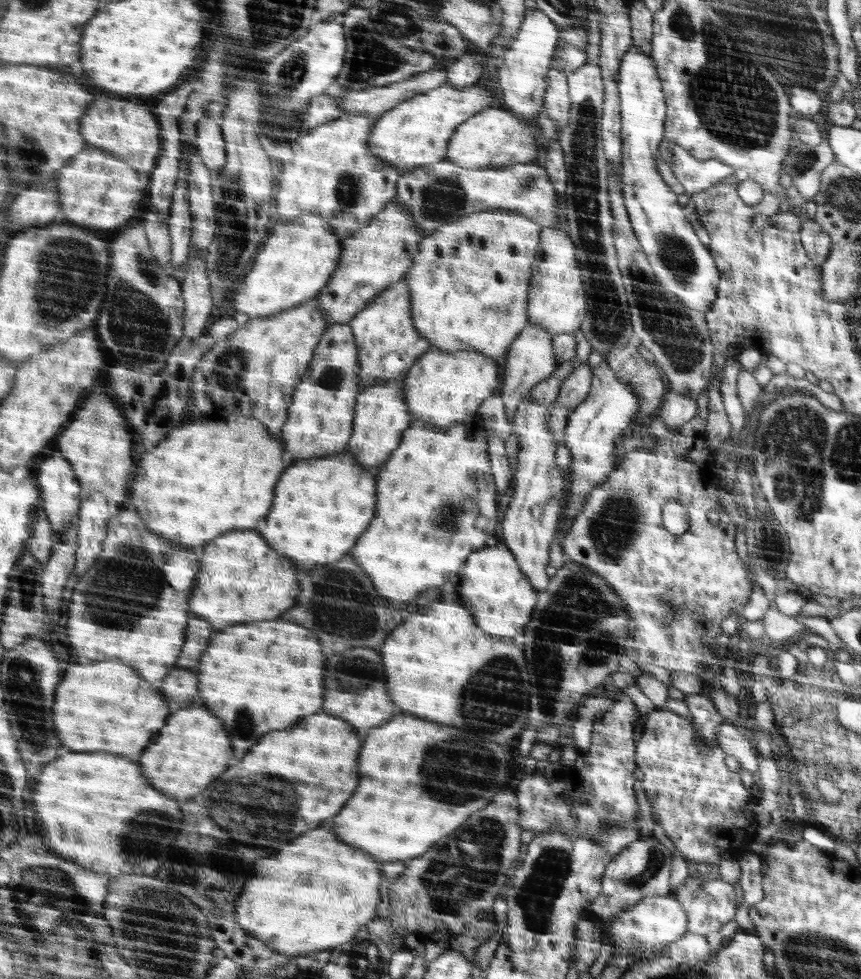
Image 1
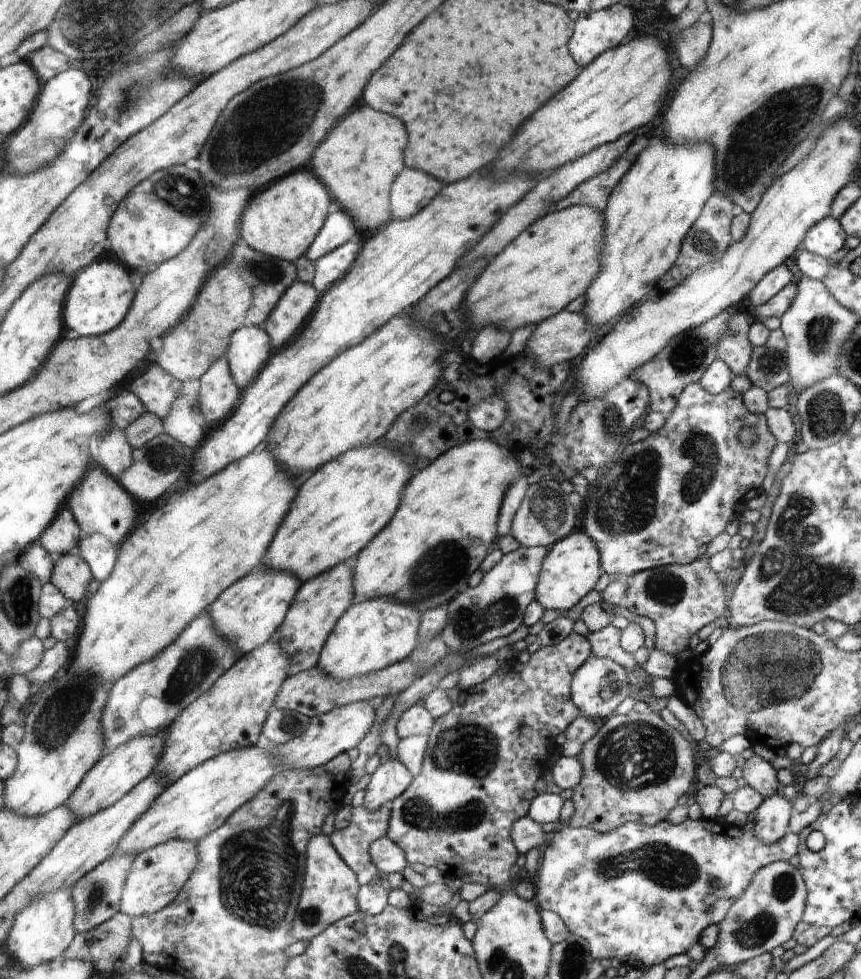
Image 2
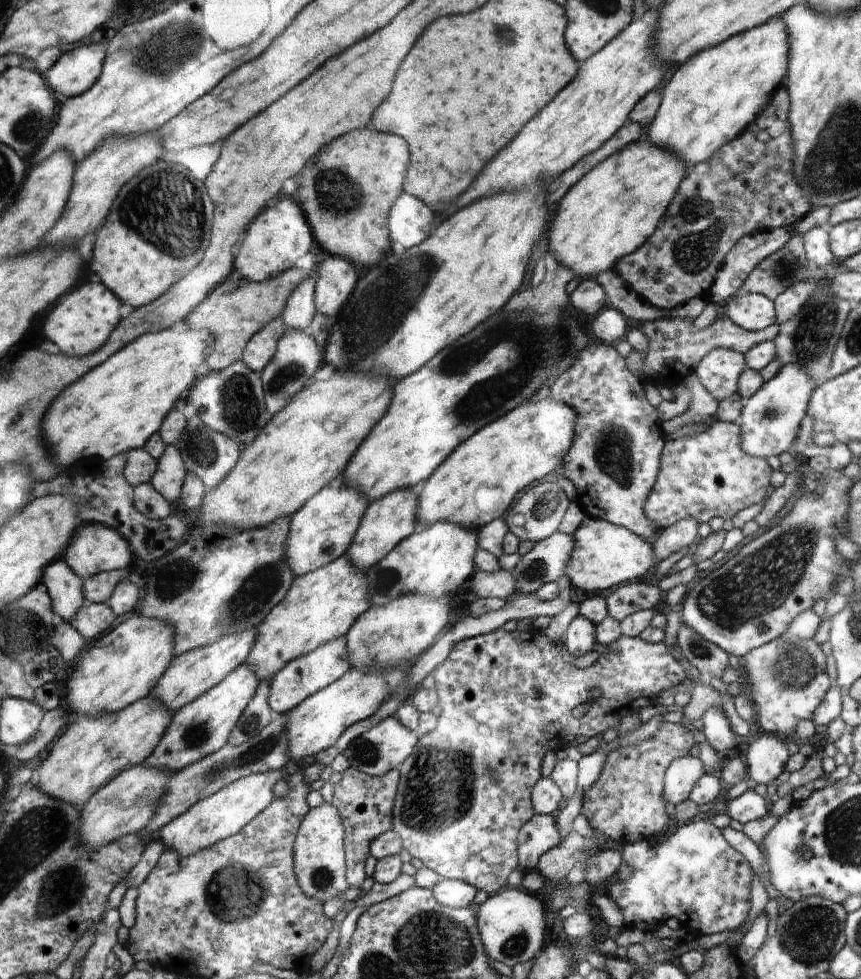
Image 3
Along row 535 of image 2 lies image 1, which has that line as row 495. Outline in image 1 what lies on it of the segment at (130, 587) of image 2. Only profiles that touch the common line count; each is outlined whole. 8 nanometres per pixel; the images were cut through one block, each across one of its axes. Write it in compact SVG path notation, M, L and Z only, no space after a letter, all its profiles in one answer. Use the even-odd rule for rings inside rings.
M230 415L226 420L196 420L173 430L156 450L144 456L146 474L132 484L129 502L142 508L144 516L152 516L150 528L154 532L164 532L164 538L190 548L206 546L224 532L254 528L258 520L270 512L274 488L286 468L285 451L286 443L280 436L272 435L267 425L254 417Z

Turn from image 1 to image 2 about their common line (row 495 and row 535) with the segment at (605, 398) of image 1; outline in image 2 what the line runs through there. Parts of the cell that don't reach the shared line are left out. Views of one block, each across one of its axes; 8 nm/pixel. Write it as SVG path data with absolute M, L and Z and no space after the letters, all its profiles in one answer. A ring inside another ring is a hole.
M579 528L572 532L572 534L556 542L555 545L552 544L547 558L544 558L535 601L544 610L569 611L588 592L594 590L596 582L600 580L603 567L600 566L601 554L602 551L599 549L599 543L591 535L586 534L586 532Z

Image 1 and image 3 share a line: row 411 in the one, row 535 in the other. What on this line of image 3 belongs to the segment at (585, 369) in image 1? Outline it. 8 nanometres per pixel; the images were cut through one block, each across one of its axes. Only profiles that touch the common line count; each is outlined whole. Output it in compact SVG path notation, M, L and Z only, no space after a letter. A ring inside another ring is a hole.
M556 531L524 554L510 571L518 593L537 593L547 582L556 582L564 575L568 558L574 548L572 534Z

